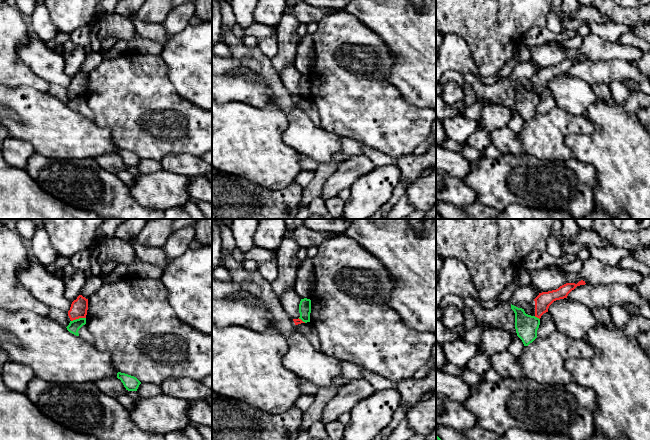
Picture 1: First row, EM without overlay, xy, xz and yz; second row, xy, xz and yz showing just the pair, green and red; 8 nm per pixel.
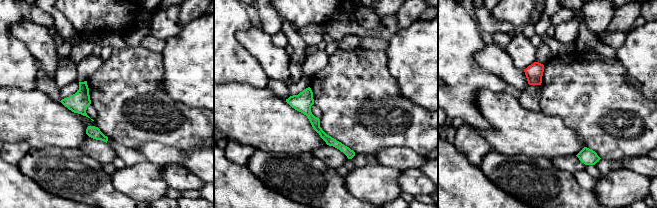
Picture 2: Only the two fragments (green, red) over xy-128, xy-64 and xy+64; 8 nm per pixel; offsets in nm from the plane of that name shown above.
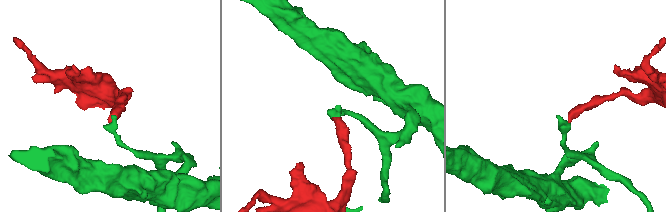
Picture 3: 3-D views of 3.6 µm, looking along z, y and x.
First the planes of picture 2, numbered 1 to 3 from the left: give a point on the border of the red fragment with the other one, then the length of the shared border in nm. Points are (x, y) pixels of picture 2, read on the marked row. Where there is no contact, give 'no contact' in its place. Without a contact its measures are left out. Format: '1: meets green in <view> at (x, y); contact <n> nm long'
1: no contact
2: no contact
3: no contact

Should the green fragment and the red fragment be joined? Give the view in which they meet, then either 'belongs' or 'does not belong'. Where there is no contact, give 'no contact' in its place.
xy | does not belong

